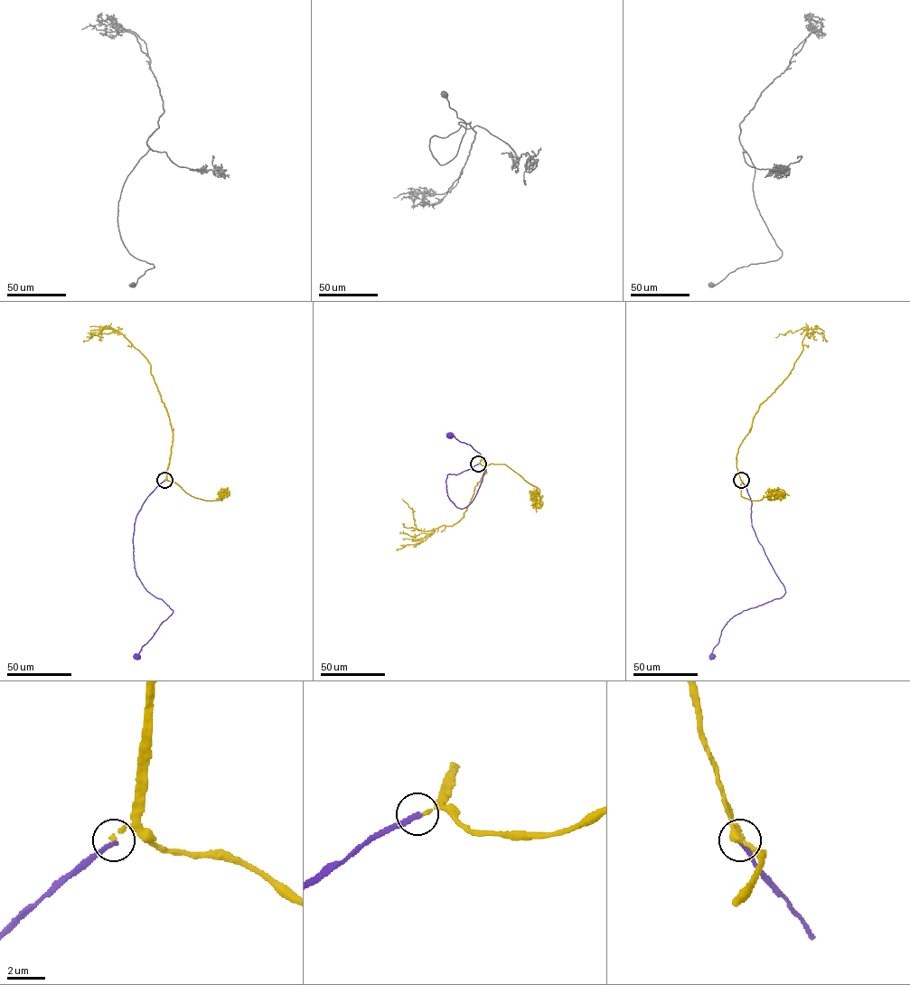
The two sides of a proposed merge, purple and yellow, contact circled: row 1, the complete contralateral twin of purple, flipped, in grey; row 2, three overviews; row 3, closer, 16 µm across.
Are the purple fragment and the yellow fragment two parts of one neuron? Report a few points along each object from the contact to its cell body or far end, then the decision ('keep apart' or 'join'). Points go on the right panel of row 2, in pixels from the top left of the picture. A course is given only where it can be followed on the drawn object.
purple runs (741, 480), (751, 501), (752, 527), (785, 593), (778, 598), (734, 615), (722, 629), (712, 657); yellow runs (741, 480), (738, 448), (759, 406), (792, 368), (802, 351), (802, 341), (808, 327), (775, 337); keep apart

